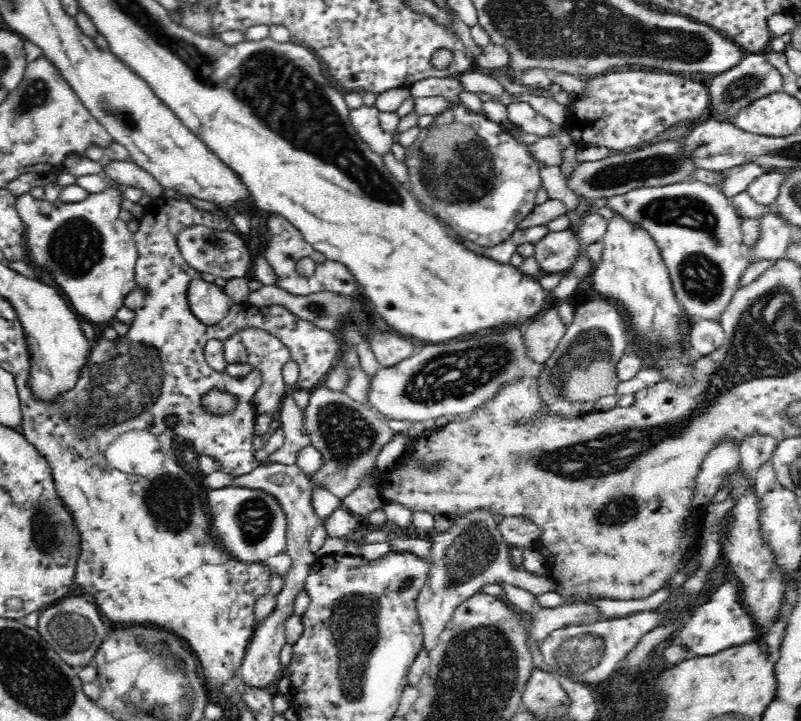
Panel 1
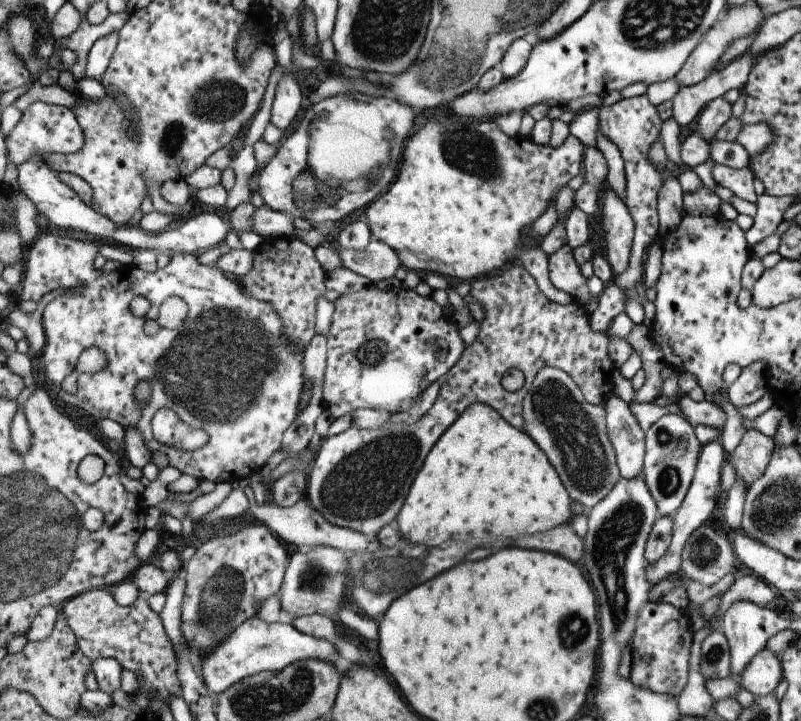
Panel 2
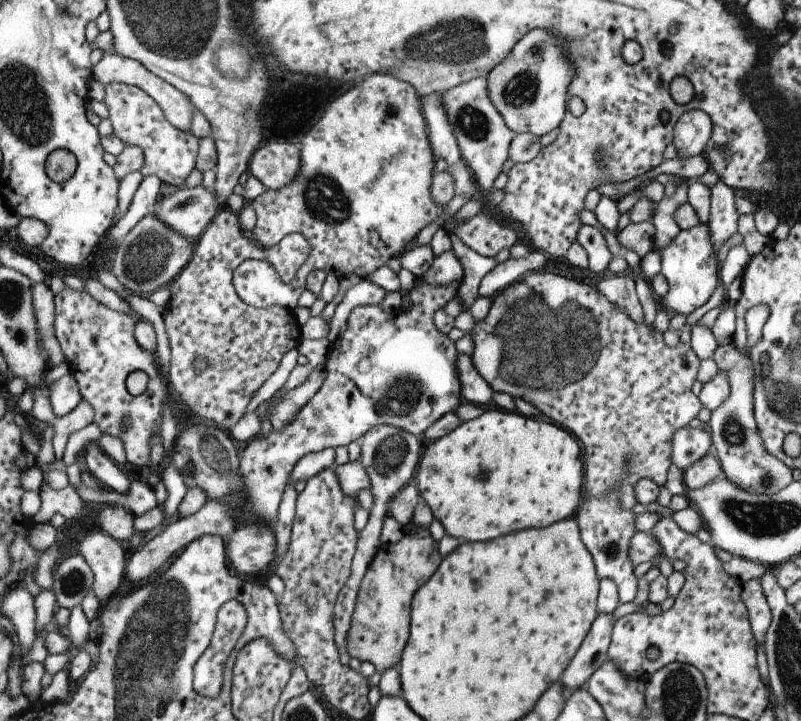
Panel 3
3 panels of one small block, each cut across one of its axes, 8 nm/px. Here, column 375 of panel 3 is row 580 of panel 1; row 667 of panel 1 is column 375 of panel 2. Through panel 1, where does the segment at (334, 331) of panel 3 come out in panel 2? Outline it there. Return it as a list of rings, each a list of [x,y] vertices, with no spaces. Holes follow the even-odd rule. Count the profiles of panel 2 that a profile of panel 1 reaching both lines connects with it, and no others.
[[[373,240],[365,250],[341,248],[341,258],[343,258],[343,268],[367,276],[375,284],[395,278],[397,270],[403,264],[397,250],[393,250],[387,242],[379,240]]]

